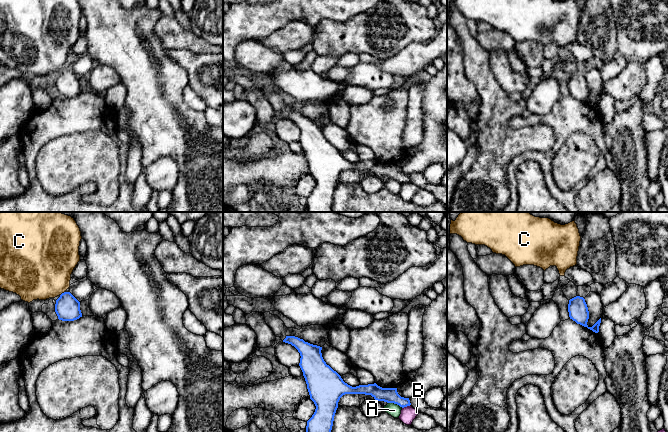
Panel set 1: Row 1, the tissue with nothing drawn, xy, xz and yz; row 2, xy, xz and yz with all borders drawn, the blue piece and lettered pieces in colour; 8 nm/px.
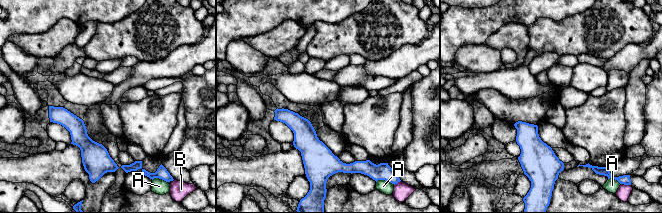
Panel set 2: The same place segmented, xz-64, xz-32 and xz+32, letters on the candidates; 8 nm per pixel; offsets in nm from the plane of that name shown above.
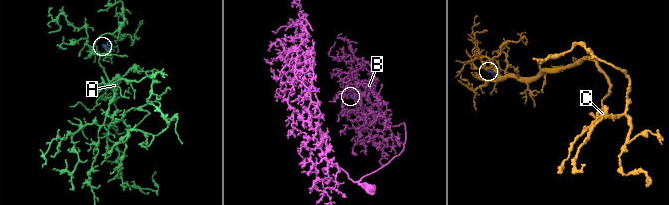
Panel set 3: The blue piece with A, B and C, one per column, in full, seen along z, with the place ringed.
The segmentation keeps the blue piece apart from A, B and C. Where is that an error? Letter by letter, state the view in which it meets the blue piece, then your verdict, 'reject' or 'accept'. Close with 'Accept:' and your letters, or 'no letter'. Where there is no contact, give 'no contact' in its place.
A: contact in xz; reject
B: contact in xz; reject
C: contact in xy; accept
Accept: C

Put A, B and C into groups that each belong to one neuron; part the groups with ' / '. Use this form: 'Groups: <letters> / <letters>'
Groups: A / B / C

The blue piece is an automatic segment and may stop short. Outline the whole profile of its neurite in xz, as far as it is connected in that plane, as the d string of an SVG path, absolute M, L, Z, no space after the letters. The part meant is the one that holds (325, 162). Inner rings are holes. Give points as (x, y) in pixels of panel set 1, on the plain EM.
M286 112L283 118L291 120L300 129L299 142L303 148L310 175L316 185L307 197L306 212L331 212L334 192L340 174L345 170L371 171L377 177L410 182L409 174L401 173L397 164L382 164L376 159L352 163L326 140L322 123L305 118L295 112Z

